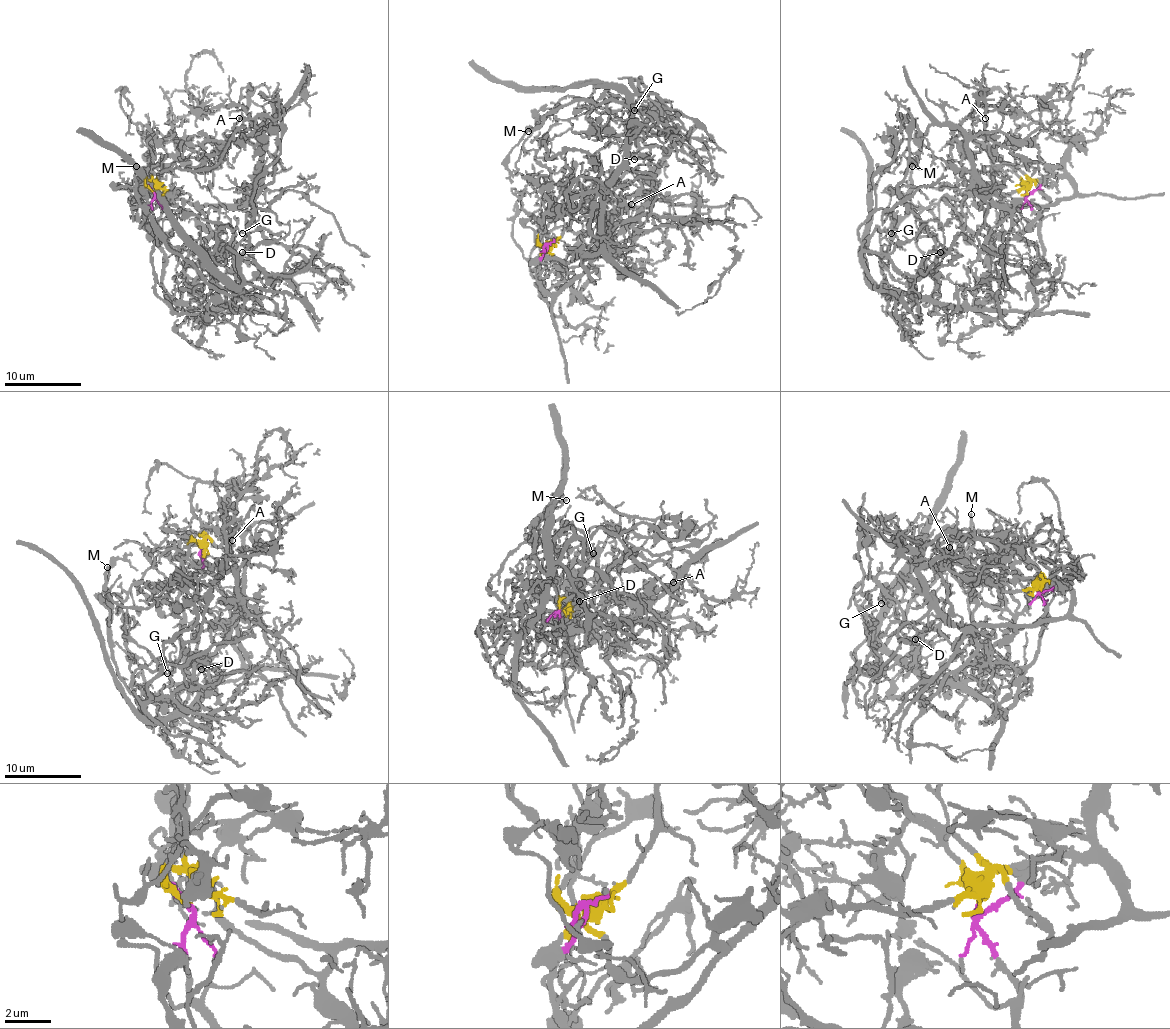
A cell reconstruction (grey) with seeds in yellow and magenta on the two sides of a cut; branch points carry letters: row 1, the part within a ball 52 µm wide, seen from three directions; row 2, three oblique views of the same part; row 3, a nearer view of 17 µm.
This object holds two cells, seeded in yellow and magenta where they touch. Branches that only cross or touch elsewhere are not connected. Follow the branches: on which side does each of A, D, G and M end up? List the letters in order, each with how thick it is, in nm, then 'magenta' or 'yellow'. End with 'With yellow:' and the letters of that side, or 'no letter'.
A: 150 nm thick; yellow
D: 140 nm thick; magenta
G: 140 nm thick; magenta
M: 180 nm thick; magenta
With yellow: A

